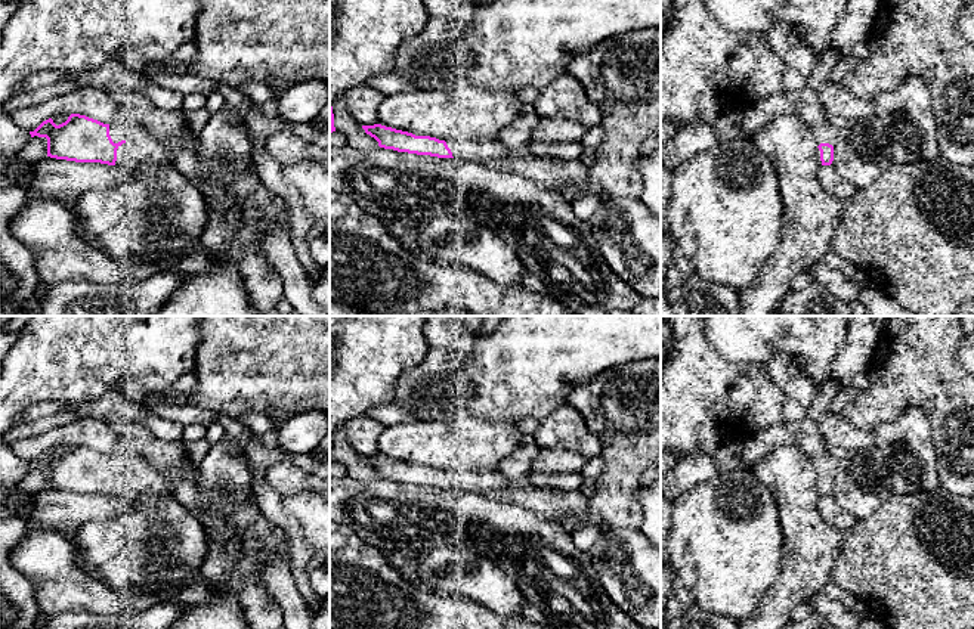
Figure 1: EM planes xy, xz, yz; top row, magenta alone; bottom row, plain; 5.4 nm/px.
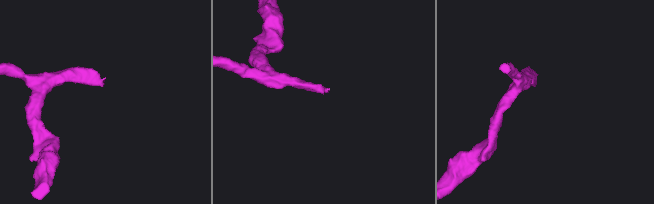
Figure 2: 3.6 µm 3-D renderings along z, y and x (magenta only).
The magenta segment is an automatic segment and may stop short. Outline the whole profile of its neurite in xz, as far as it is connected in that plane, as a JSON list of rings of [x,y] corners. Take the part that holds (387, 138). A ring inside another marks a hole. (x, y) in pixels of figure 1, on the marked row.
[[[381,124],[362,126],[362,128],[384,149],[474,161],[494,170],[520,174],[556,192],[569,185],[582,186],[587,179],[587,167],[578,159],[559,161],[539,158],[528,146],[508,149],[498,140],[445,142],[430,136],[415,136]]]

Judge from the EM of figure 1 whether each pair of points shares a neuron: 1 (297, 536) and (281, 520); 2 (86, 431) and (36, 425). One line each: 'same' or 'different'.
1: same
2: different

